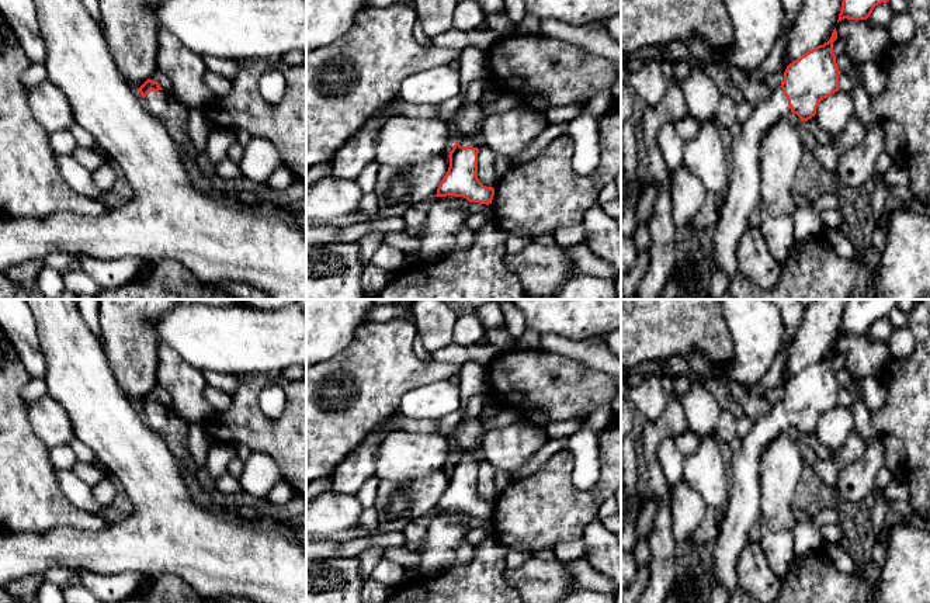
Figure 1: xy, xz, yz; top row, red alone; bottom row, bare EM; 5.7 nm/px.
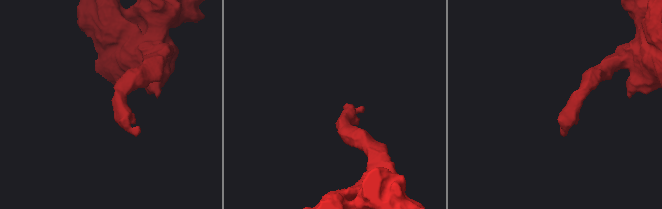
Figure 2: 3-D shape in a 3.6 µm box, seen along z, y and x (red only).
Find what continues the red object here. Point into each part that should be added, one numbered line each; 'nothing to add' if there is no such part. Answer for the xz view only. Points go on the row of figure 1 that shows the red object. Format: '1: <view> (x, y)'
1: xz (468, 141)

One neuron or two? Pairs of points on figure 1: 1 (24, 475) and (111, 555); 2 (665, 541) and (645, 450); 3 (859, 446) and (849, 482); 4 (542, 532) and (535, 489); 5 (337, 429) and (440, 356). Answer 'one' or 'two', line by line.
1: two
2: one
3: two
4: one
5: two

